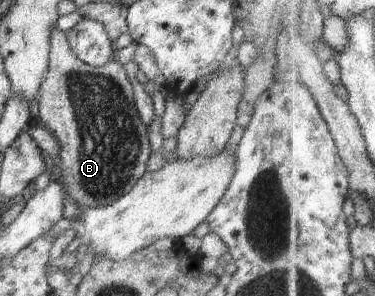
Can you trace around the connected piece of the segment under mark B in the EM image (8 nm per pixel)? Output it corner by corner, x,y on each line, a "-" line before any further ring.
52,27
50,31
48,57
48,71
42,79
34,112
39,115
41,125
46,127
60,144
63,186
80,211
110,205
128,193
144,175
152,152
147,127
136,110
130,80
122,64
116,63
114,59
100,67
88,65
78,59
70,49
67,34
56,27

